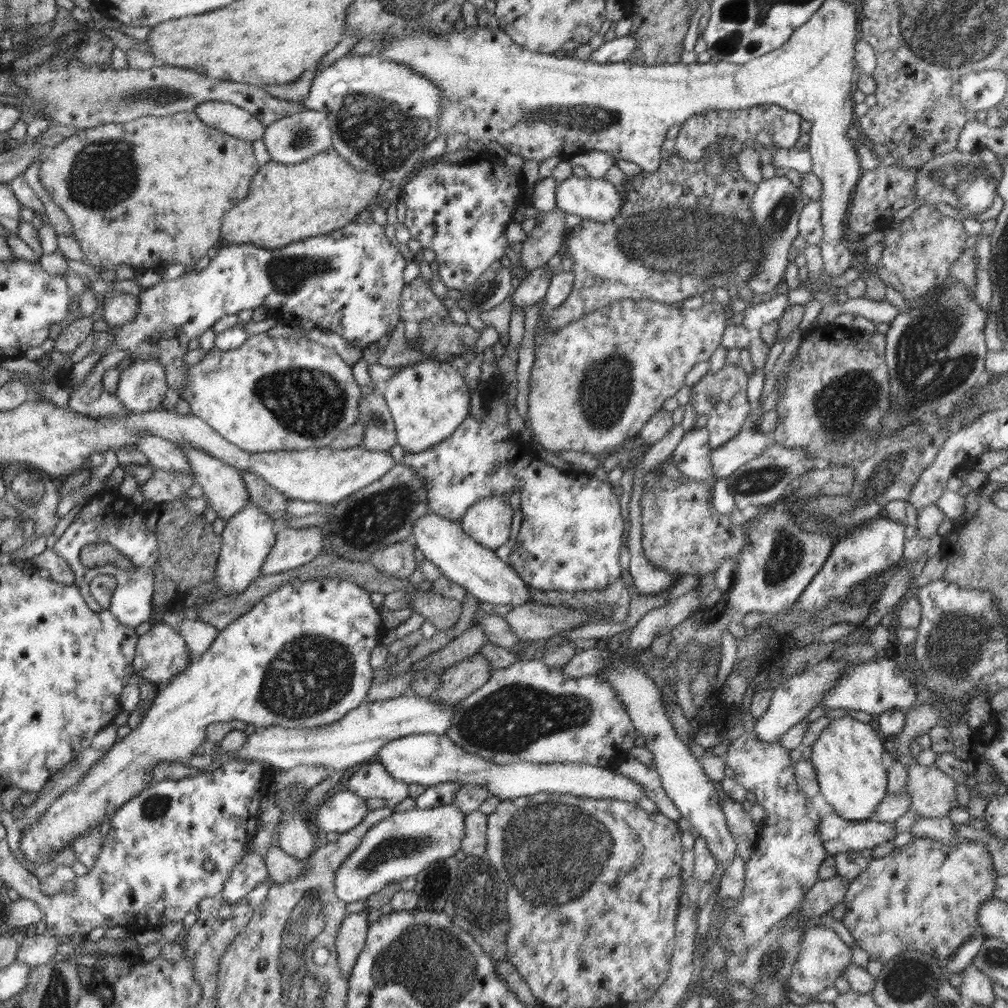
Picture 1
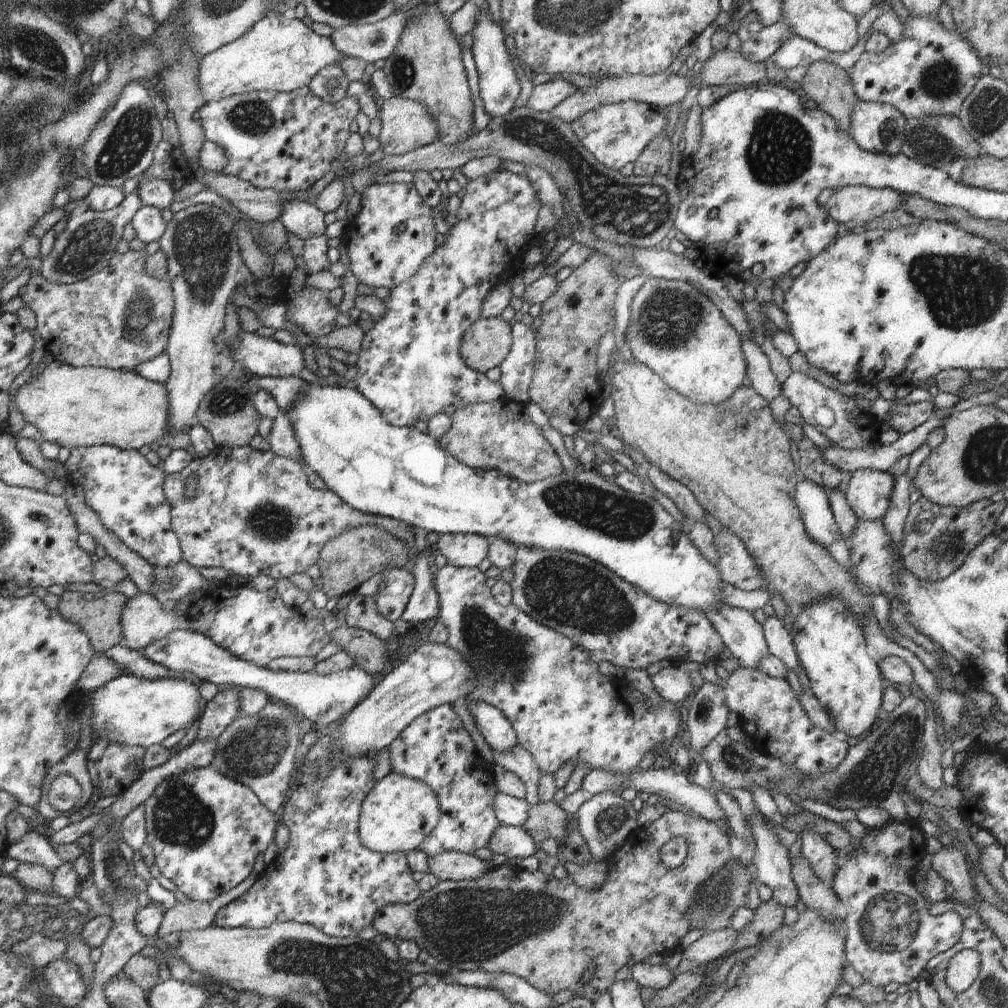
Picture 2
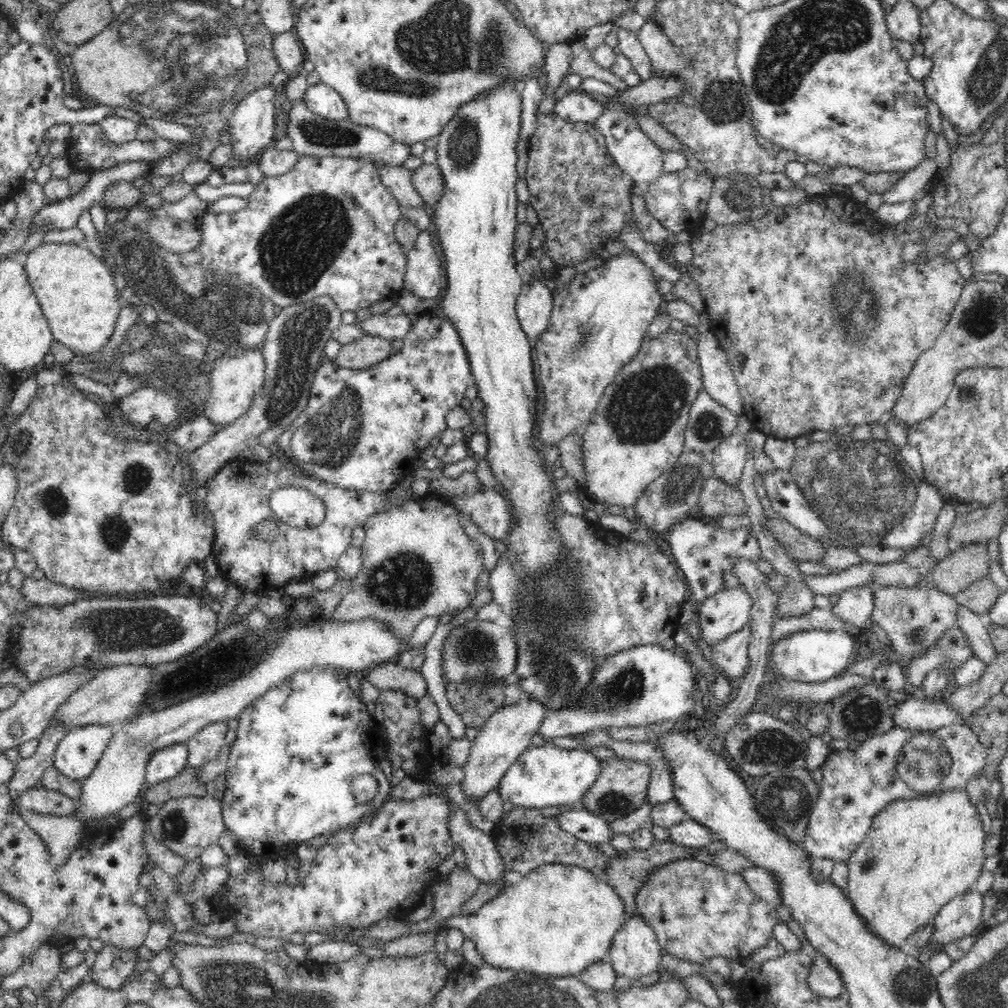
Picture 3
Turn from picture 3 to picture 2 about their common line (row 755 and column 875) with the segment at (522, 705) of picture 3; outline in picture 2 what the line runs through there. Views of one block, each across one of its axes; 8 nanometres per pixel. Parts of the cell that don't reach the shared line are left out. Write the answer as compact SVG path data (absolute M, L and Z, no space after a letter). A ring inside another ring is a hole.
M860 469L851 474L845 497L860 520L883 520L894 486L890 472Z

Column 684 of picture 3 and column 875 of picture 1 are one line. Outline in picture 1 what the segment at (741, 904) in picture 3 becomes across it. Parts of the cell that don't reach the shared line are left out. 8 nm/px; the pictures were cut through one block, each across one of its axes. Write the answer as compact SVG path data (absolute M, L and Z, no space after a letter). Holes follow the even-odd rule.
M915 837L903 847L895 848L888 856L871 859L867 868L847 885L843 898L846 904L843 924L854 942L868 952L870 959L885 963L898 953L913 950L945 962L980 932L979 908L993 896L997 878L990 851L984 843L962 840L958 844L944 844Z

